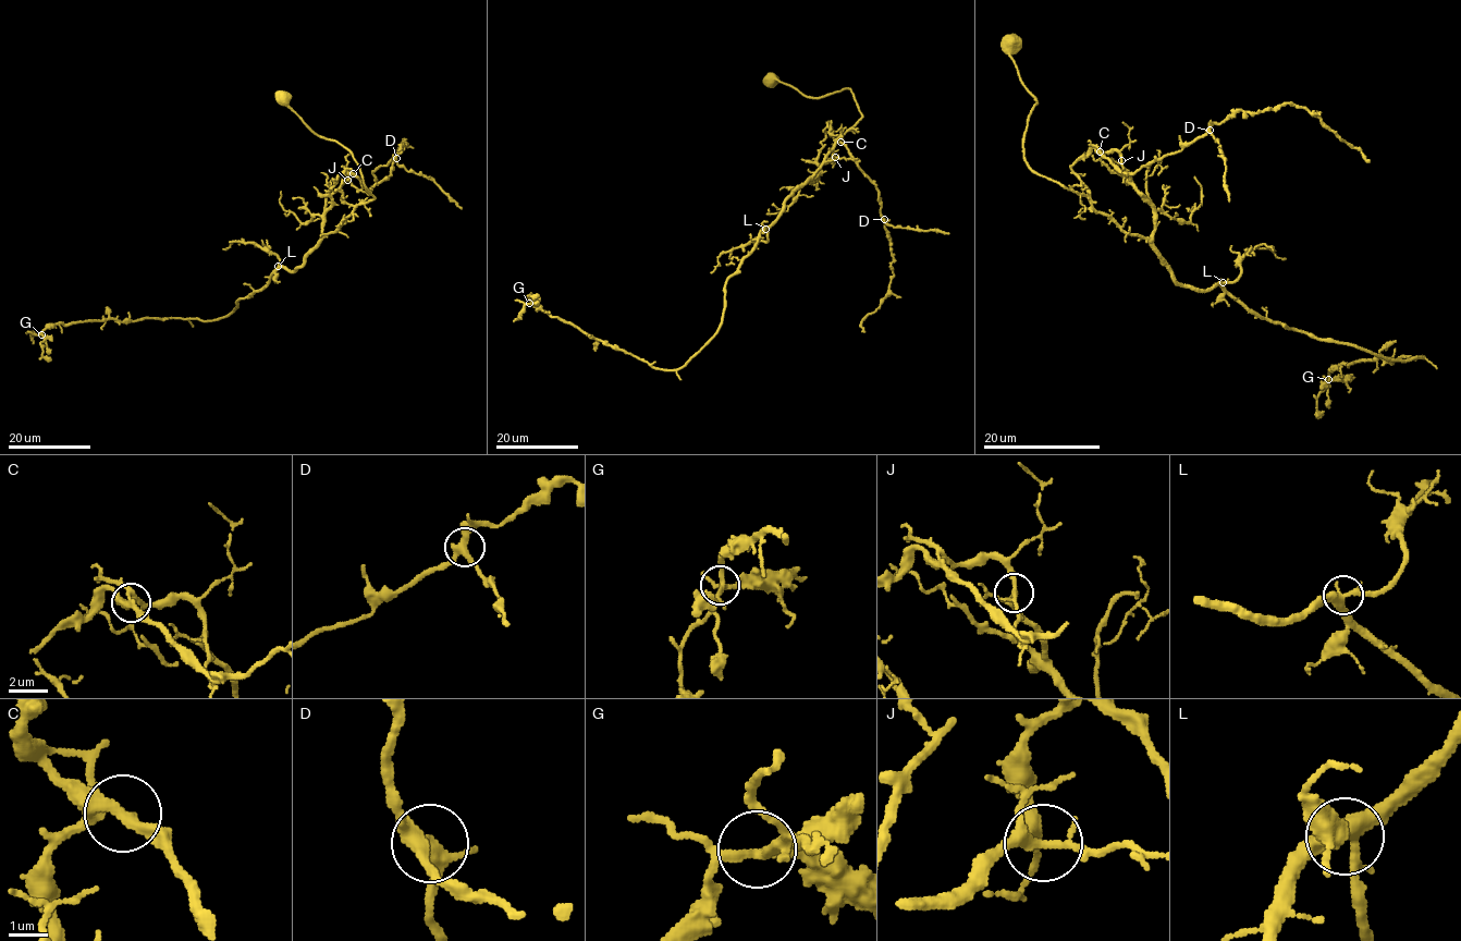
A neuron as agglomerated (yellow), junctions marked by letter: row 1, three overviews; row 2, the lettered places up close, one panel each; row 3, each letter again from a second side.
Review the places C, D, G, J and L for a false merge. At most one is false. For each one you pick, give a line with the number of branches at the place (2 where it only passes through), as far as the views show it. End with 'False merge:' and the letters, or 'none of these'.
C: 4 branches meet
False merge: C

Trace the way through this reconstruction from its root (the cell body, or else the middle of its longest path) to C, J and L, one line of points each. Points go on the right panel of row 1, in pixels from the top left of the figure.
C: (1011, 46), (1018, 77), (1036, 100), (1022, 142), (1026, 163), (1089, 196), (1071, 167), (1092, 147), (1100, 151)
J: (1011, 46), (1036, 100), (1026, 163), (1089, 196), (1071, 167), (1093, 147), (1121, 160)
L: (1011, 46), (1018, 77), (1036, 100), (1022, 142), (1026, 163), (1142, 235), (1182, 285), (1207, 290), (1223, 282)

